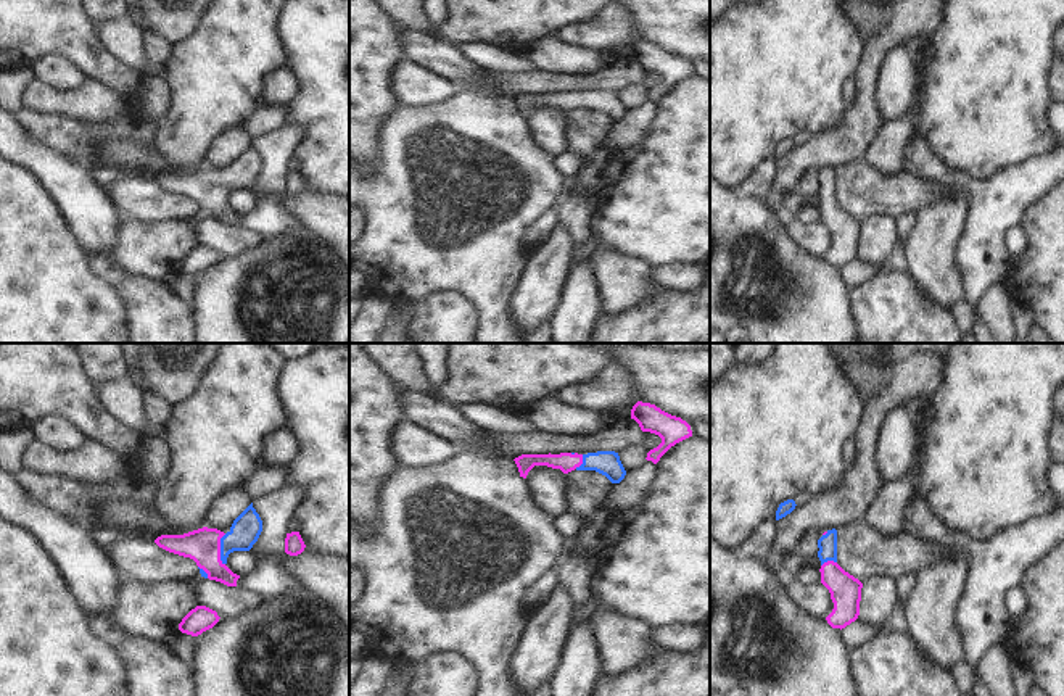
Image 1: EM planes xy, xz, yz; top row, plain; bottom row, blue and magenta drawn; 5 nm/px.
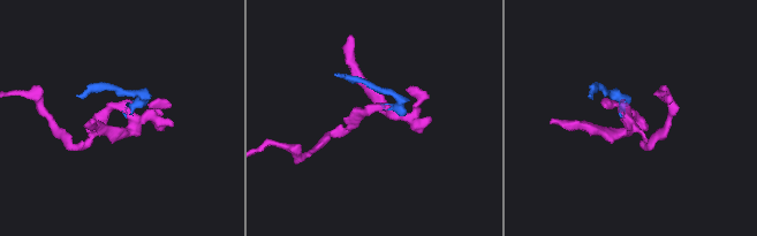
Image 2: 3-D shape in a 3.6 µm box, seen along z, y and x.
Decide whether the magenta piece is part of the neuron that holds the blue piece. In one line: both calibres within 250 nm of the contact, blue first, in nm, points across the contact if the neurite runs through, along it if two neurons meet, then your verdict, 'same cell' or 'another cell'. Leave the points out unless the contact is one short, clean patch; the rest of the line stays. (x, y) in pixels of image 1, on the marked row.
calibres 150 and 170 nm; way xy (245, 530), (221, 550), (203, 545); same cell

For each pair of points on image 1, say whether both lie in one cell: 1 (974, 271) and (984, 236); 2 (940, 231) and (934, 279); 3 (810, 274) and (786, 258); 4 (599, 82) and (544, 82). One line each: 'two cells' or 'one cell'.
1: one cell
2: one cell
3: one cell
4: one cell

